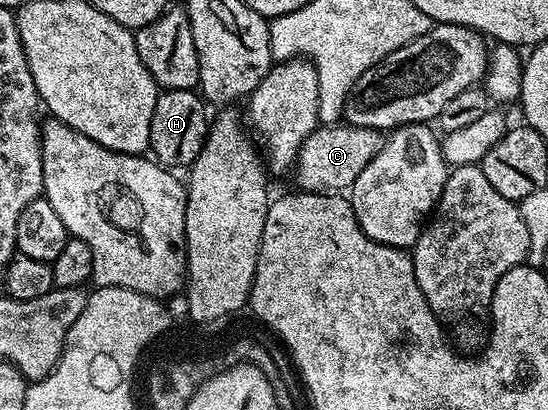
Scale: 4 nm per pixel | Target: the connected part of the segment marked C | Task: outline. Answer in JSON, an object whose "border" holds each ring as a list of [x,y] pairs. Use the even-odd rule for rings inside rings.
{"border":[[[320,125],[301,145],[293,176],[307,193],[343,193],[361,177],[361,169],[383,148],[384,132],[350,125]]]}

